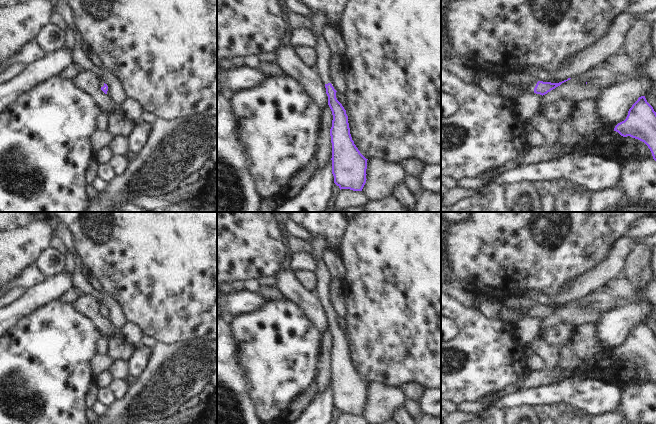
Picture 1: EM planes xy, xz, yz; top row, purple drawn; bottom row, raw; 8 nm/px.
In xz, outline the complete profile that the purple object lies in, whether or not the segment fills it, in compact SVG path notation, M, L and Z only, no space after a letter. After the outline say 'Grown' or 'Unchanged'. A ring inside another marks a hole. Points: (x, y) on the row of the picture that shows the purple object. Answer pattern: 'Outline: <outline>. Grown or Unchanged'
Outline: M321 11L310 15L311 31L317 37L316 67L325 84L328 105L333 120L330 129L332 143L332 174L334 183L341 189L362 191L366 183L367 160L358 150L350 134L348 116L342 104L336 98L336 90L330 83L328 65L333 60L326 43L322 38L322 28L329 24L327 16Z. Grown

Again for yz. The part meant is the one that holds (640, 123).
Outline: M645 96L638 98L629 109L626 119L618 123L614 131L623 137L630 136L644 142L656 161L656 112Z. Unchanged

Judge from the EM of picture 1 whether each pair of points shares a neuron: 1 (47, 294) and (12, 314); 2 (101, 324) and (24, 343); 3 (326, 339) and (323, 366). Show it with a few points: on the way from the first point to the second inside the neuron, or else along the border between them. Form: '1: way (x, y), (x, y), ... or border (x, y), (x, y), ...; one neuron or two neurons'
1: way (38, 296), (21, 308); one neuron
2: border (77, 310), (94, 324), (102, 336); two neurons
3: way (326, 346), (324, 359); one neuron

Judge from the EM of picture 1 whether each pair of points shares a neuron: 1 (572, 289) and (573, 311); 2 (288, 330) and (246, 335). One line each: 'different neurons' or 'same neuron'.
1: different neurons
2: same neuron

